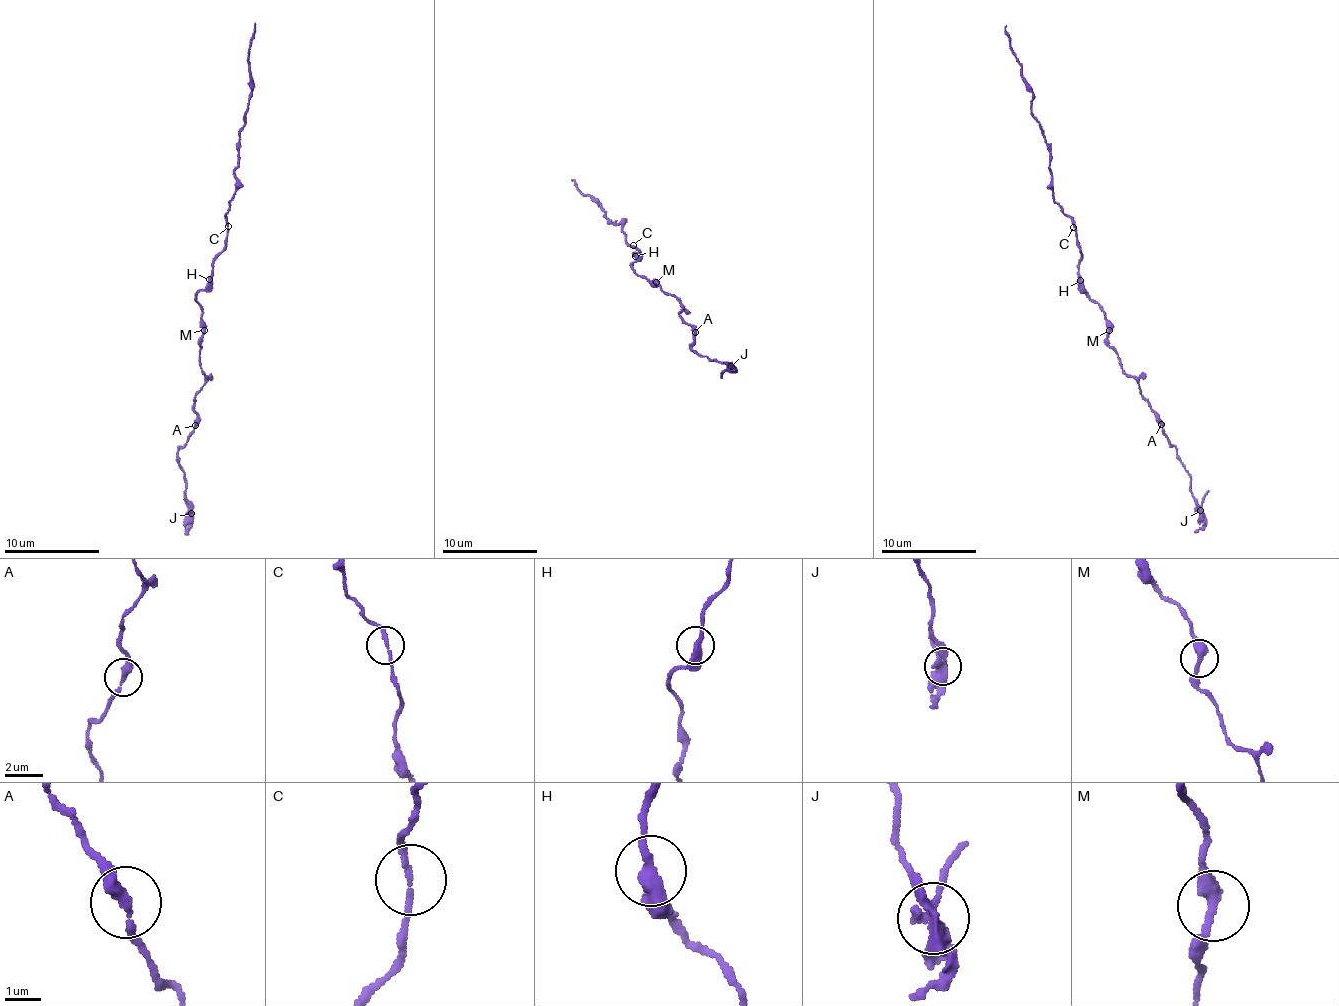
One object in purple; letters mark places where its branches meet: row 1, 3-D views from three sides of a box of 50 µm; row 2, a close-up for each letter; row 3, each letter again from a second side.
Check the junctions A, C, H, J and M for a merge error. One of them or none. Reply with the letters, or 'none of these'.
J

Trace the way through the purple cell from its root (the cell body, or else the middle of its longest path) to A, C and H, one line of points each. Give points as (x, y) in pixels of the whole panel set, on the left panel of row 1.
A: (200, 291), (195, 296), (202, 313), (204, 335), (199, 359), (206, 378), (193, 403), (196, 424)
C: (200, 291), (209, 284), (212, 260), (224, 248), (228, 226)
H: (200, 291), (209, 284), (209, 279)

